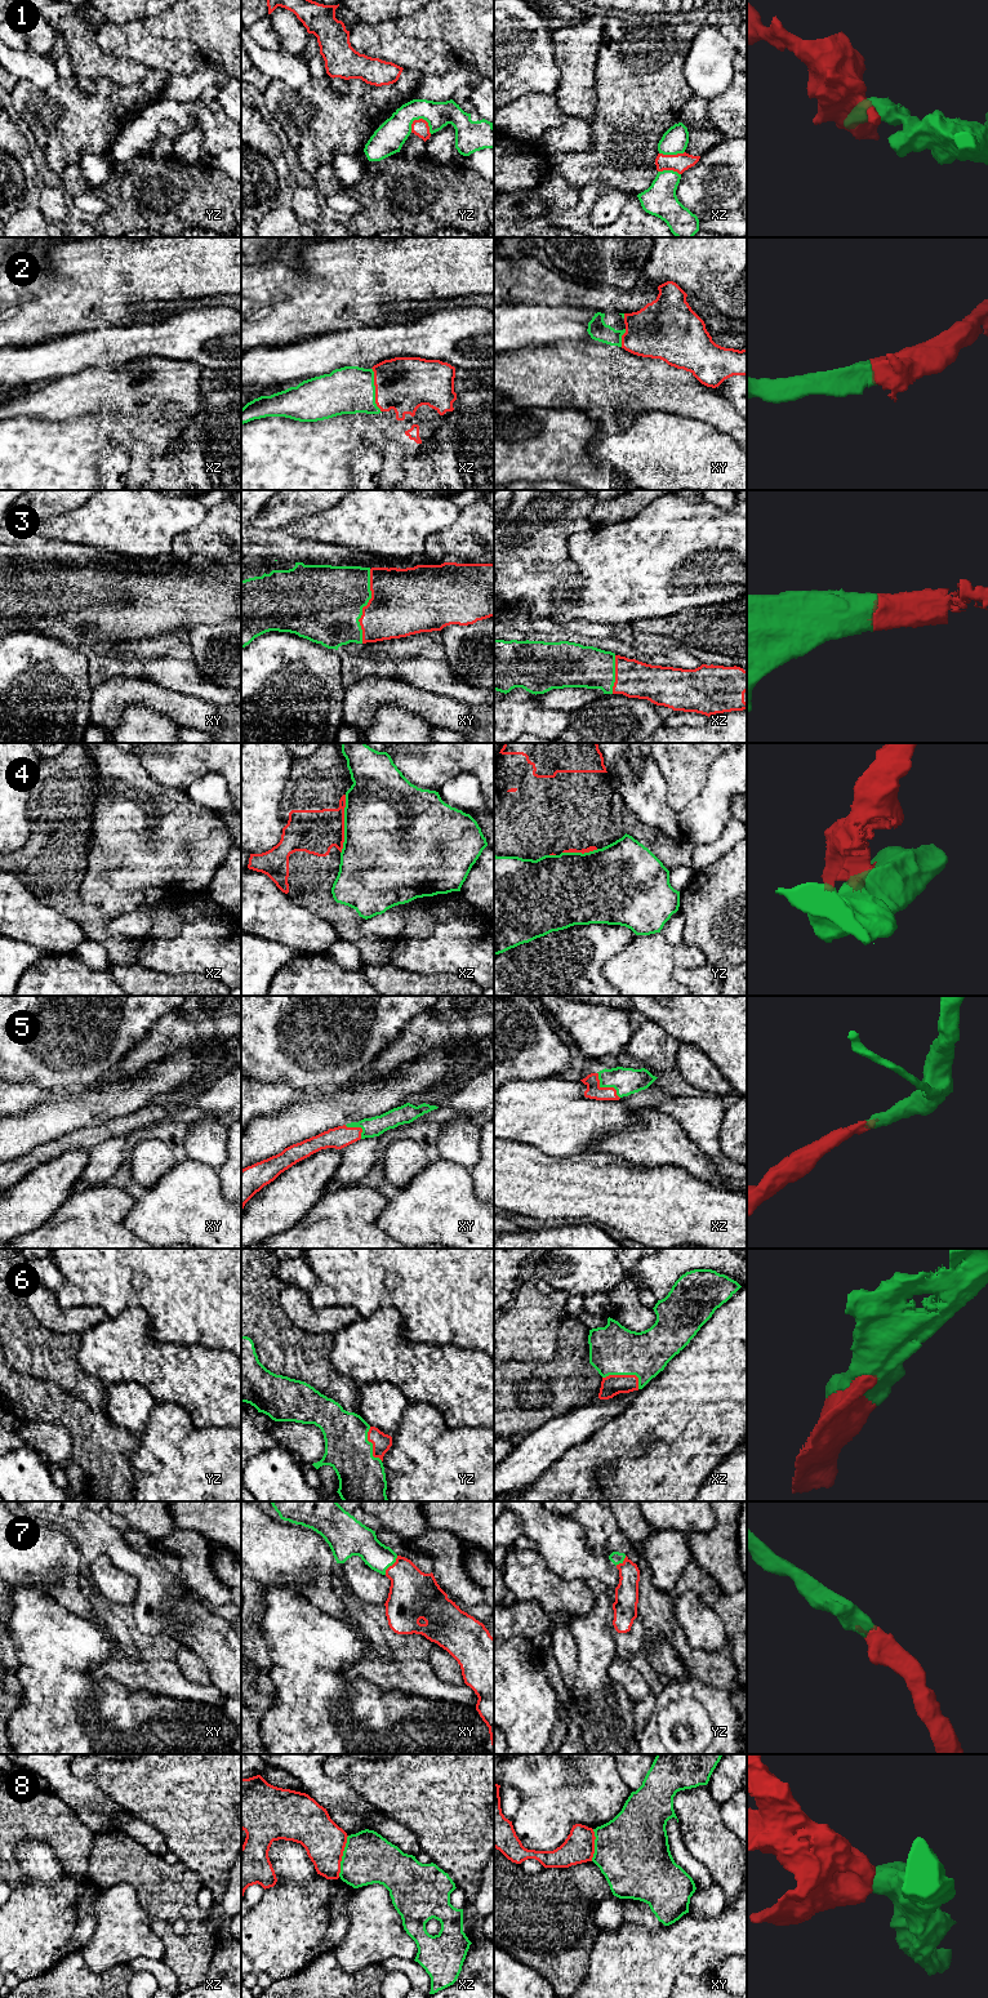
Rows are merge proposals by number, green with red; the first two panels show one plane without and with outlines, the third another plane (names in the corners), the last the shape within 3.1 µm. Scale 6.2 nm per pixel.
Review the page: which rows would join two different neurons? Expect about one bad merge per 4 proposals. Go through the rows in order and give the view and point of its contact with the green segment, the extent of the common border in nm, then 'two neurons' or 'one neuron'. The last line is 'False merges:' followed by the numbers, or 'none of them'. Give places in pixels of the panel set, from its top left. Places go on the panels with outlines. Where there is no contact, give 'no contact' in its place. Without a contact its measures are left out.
1: contact yz (424, 119); length 150 nm; two neurons
2: contact xz (374, 390); length 280 nm; one neuron
3: contact xy (364, 605); length 460 nm; one neuron
4: contact xz (345, 824); length 360 nm; two neurons
5: contact xz (605, 1086); length 220 nm; one neuron
6: contact xz (626, 1374); length 240 nm; one neuron
7: contact xy (391, 1565); length 150 nm; one neuron
8: contact xz (342, 1856); length 260 nm; two neurons
False merges: 1, 4, 8

